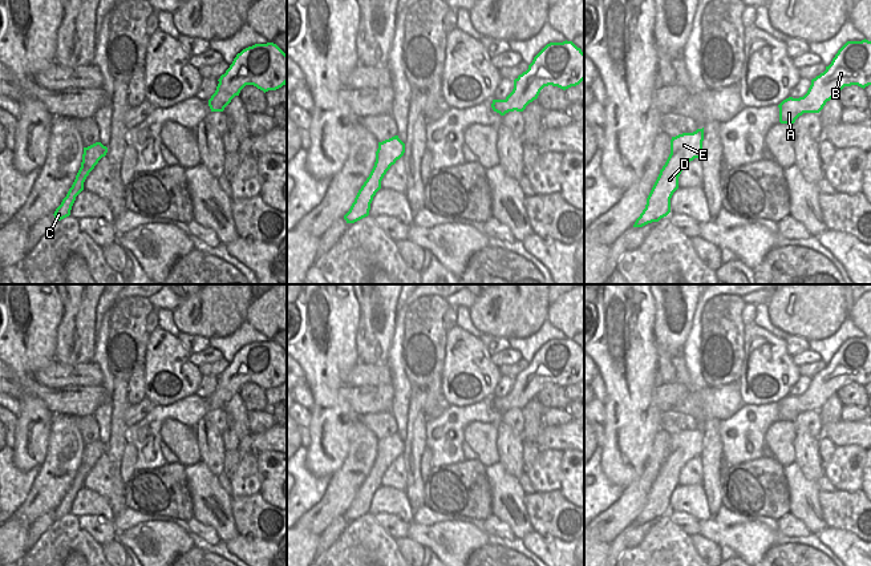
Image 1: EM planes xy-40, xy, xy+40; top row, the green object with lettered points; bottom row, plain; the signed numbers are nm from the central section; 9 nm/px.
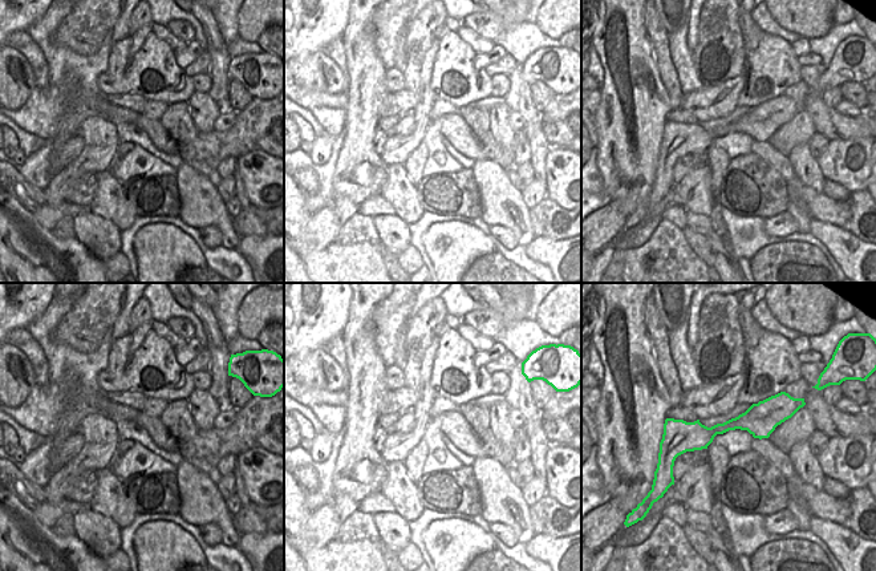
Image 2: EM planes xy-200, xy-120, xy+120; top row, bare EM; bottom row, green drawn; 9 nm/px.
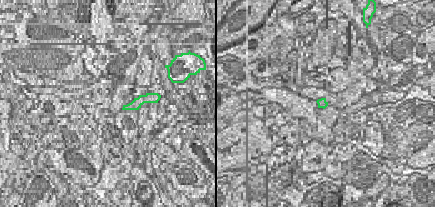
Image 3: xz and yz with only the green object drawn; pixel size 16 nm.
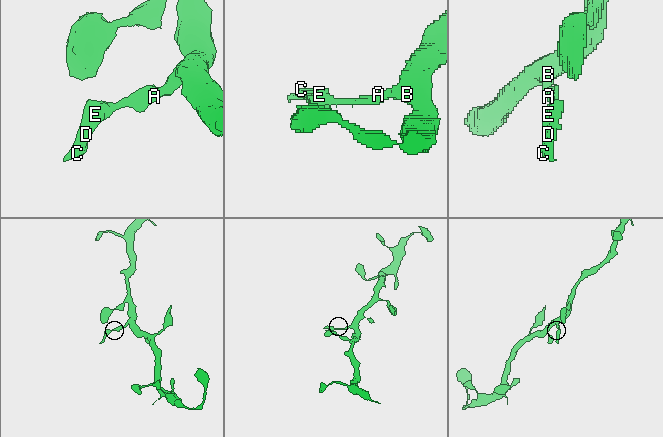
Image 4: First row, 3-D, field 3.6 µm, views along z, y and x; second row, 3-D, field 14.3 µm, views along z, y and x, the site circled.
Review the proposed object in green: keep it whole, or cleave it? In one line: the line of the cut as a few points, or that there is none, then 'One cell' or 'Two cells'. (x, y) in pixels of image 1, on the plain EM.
Split along xy+40 (801, 395), (806, 400), (803, 409). Two cells.

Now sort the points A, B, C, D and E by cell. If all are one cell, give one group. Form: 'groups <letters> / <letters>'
groups A C D E / B

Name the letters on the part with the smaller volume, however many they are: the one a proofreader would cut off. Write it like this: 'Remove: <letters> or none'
Remove: A, C, D, E

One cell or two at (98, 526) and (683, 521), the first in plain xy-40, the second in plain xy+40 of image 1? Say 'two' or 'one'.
one

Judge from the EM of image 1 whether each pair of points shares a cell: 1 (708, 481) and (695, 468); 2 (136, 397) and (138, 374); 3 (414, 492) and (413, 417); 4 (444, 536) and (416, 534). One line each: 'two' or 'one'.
1: two
2: one
3: one
4: one

